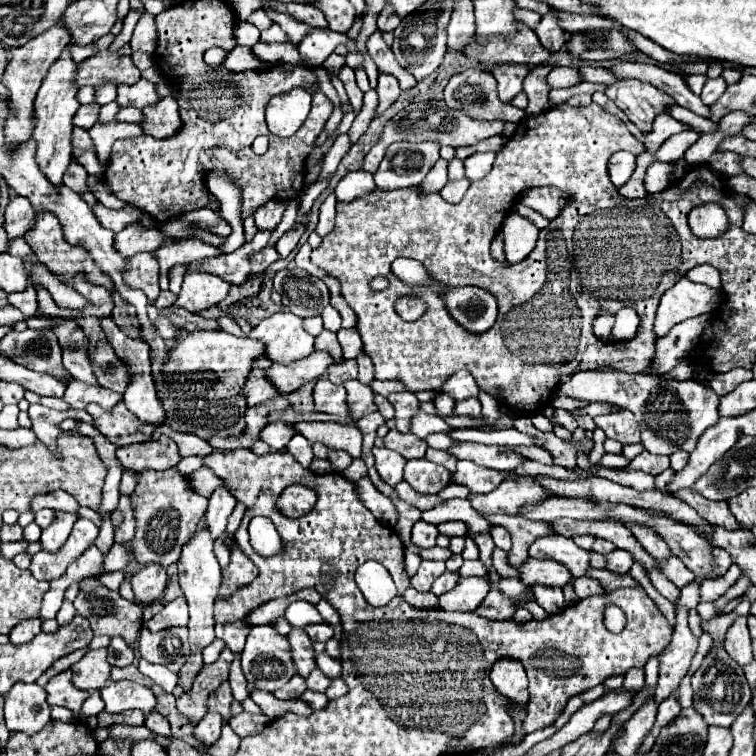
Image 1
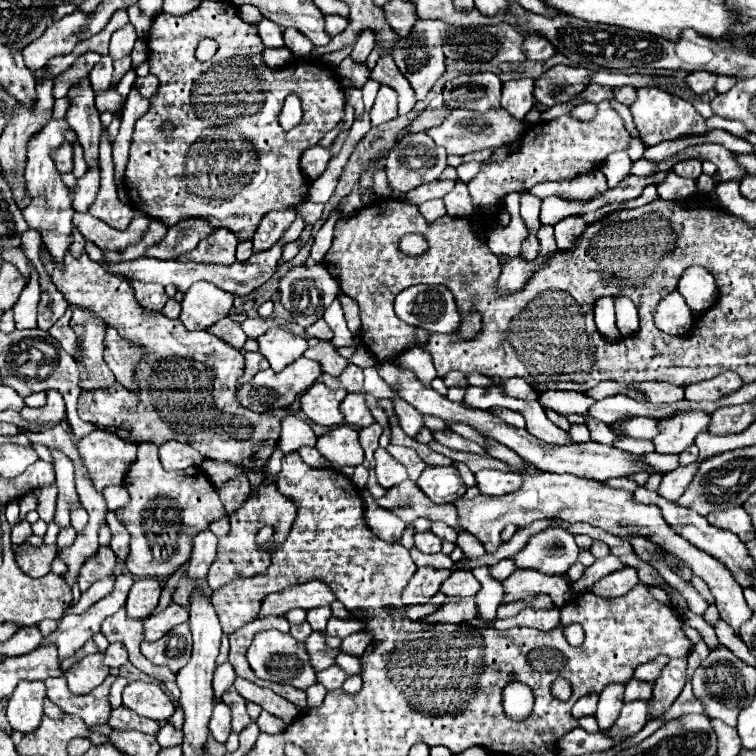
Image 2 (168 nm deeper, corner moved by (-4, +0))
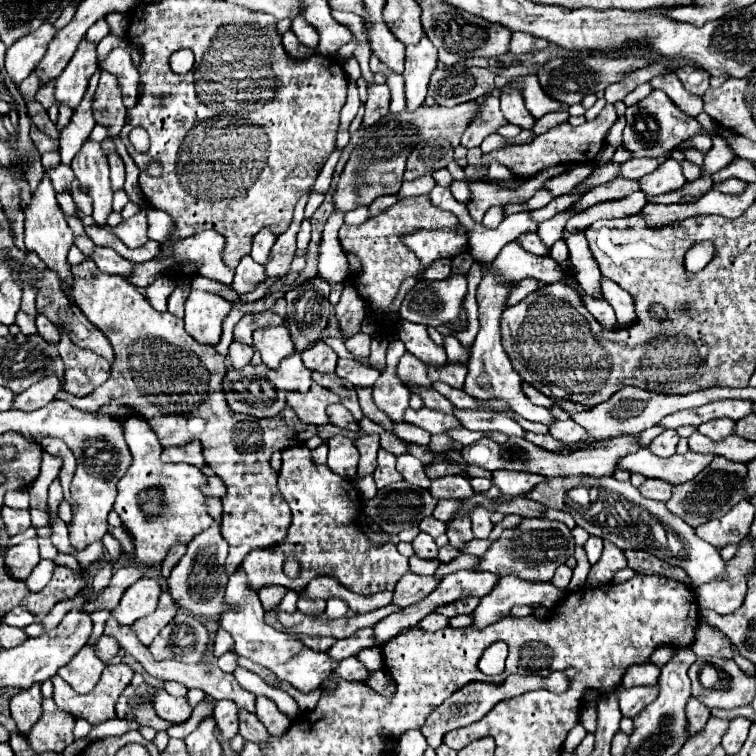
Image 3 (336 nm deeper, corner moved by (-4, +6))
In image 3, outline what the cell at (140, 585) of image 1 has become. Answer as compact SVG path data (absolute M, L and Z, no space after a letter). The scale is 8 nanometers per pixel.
M142 576L124 592L120 604L112 610L112 614L120 624L134 624L138 618L148 616L156 610L160 592L162 586L158 584L158 580Z

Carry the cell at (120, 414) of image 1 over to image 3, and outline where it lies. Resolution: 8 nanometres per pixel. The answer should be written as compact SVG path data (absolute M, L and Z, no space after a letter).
M86 258L82 264L72 266L70 300L112 342L116 360L110 378L102 386L88 396L70 396L66 402L94 414L100 406L116 400L144 418L164 448L184 446L192 440L202 442L206 464L228 488L222 498L222 536L230 546L224 570L226 576L232 576L248 552L268 550L284 542L292 512L276 486L278 474L270 466L270 456L276 450L304 444L316 434L316 426L302 422L290 408L272 418L272 430L262 428L254 416L232 412L222 388L228 372L226 356L218 354L212 344L200 344L186 334L180 318L154 310L124 276L104 274L92 262Z

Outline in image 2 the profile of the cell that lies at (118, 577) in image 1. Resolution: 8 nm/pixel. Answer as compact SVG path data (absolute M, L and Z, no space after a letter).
M108 576L108 578L100 580L100 582L94 582L86 592L82 592L82 598L78 600L78 604L74 604L74 606L70 606L66 610L66 614L82 614L82 612L86 612L94 602L104 598L104 594L108 594L114 588L114 578L116 576Z

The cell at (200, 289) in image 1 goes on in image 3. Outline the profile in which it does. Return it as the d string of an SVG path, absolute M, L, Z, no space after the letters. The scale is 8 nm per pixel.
M190 290L184 314L186 332L202 344L218 344L222 334L222 320L230 312L230 308L232 302L218 294Z

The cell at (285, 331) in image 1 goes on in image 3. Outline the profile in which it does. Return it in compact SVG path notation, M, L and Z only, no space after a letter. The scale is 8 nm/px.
M272 326L272 328L256 330L254 332L254 348L260 350L262 362L268 368L278 368L286 356L296 352L286 326Z

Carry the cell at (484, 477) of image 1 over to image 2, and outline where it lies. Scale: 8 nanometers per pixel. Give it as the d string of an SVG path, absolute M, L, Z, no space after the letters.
M480 470L476 472L478 488L486 496L502 496L518 490L522 486L522 474L500 472L500 470Z

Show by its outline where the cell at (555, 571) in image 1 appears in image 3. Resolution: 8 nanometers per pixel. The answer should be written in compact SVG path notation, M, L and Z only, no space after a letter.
M502 576L494 590L484 596L474 610L474 624L472 626L488 626L502 618L506 618L512 606L522 604L542 604L546 608L554 608L564 598L564 590L556 588L552 582L540 580L524 580L518 576Z

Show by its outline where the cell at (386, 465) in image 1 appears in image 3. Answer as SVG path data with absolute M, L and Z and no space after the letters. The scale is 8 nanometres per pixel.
M384 448L378 450L378 466L374 470L374 480L378 488L384 488L392 482L398 482L402 478L402 474L396 470L396 456L386 452Z

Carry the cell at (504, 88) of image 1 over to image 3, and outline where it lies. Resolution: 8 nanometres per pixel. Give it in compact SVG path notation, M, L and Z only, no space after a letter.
M504 86L502 88L500 102L502 102L502 112L504 112L504 116L510 124L518 124L522 128L532 128L534 126L534 118L526 110L524 98L514 86Z

